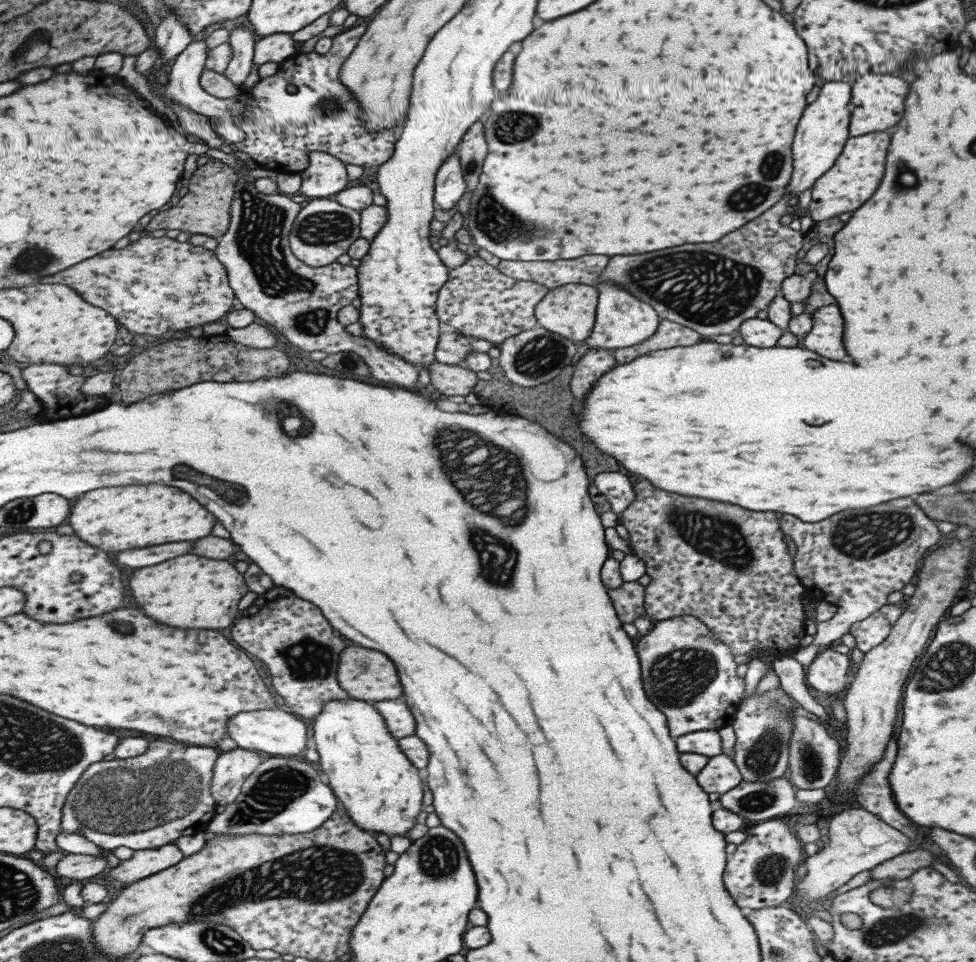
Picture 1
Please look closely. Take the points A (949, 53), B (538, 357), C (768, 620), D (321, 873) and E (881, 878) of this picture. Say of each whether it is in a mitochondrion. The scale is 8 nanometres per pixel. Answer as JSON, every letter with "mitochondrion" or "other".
{"A":"other","B":"mitochondrion","C":"other","D":"mitochondrion","E":"other"}

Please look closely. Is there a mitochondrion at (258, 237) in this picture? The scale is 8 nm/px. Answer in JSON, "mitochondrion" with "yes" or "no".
{"mitochondrion":"yes"}

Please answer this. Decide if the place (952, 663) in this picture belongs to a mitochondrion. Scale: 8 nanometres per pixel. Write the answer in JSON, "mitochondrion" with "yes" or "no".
{"mitochondrion":"yes"}

